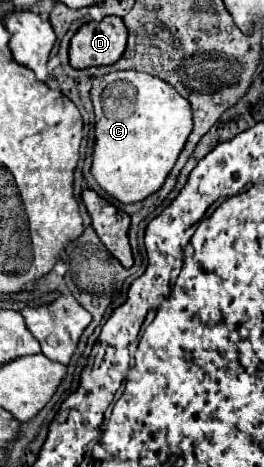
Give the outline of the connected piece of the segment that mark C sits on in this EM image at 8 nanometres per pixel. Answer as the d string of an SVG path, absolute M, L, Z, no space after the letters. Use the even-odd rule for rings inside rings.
M115 71L105 77L101 87L91 91L91 101L95 109L95 151L91 173L99 187L119 203L137 203L159 191L193 129L191 107L187 99L183 99L175 87L161 81L159 77L137 71Z

